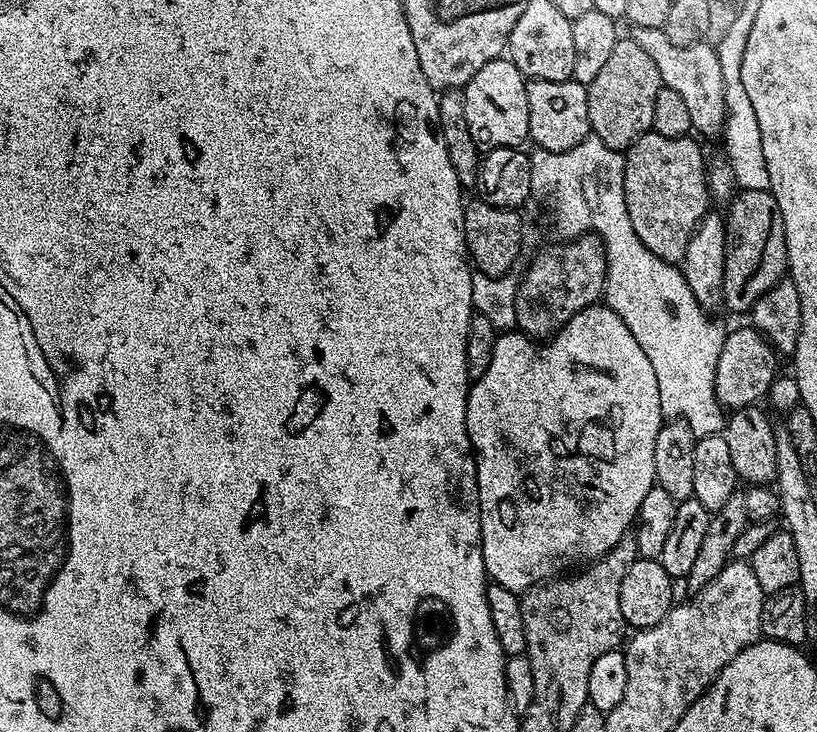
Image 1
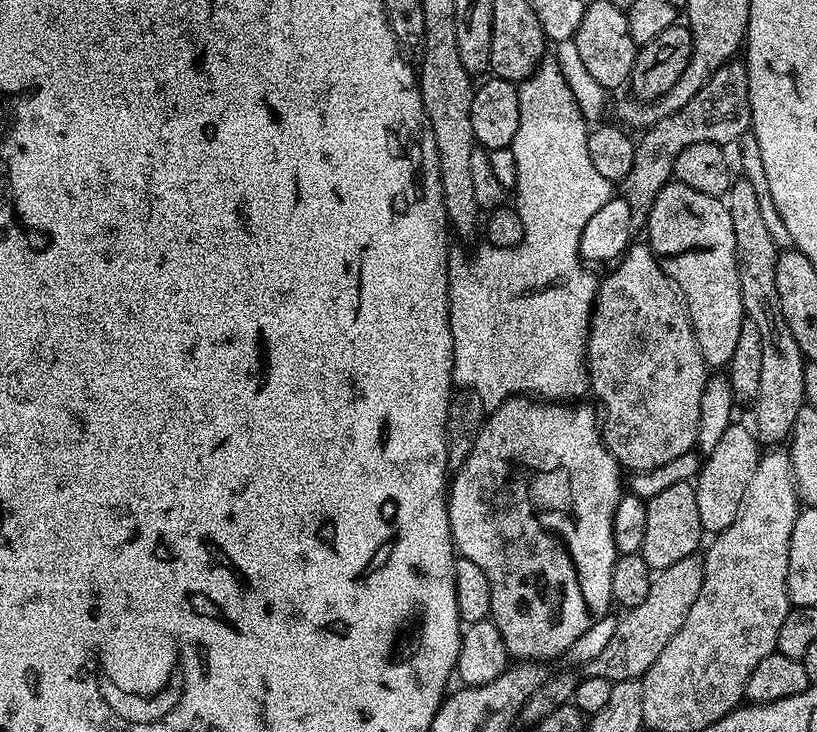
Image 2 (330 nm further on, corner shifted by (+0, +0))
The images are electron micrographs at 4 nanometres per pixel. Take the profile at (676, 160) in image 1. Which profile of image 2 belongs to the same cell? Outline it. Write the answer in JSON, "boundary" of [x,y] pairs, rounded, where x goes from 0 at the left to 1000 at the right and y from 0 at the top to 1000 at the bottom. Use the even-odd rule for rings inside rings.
{"boundary":[[[819,249],[800,270],[800,281],[796,287],[791,307],[791,332],[807,352],[813,373],[832,395],[863,499],[868,504],[876,503],[871,505],[890,504],[894,489],[898,489],[908,440],[913,436],[908,418],[908,396],[903,391],[898,303],[894,303],[890,277],[880,268],[859,265],[859,260],[849,260],[831,249]]]}

